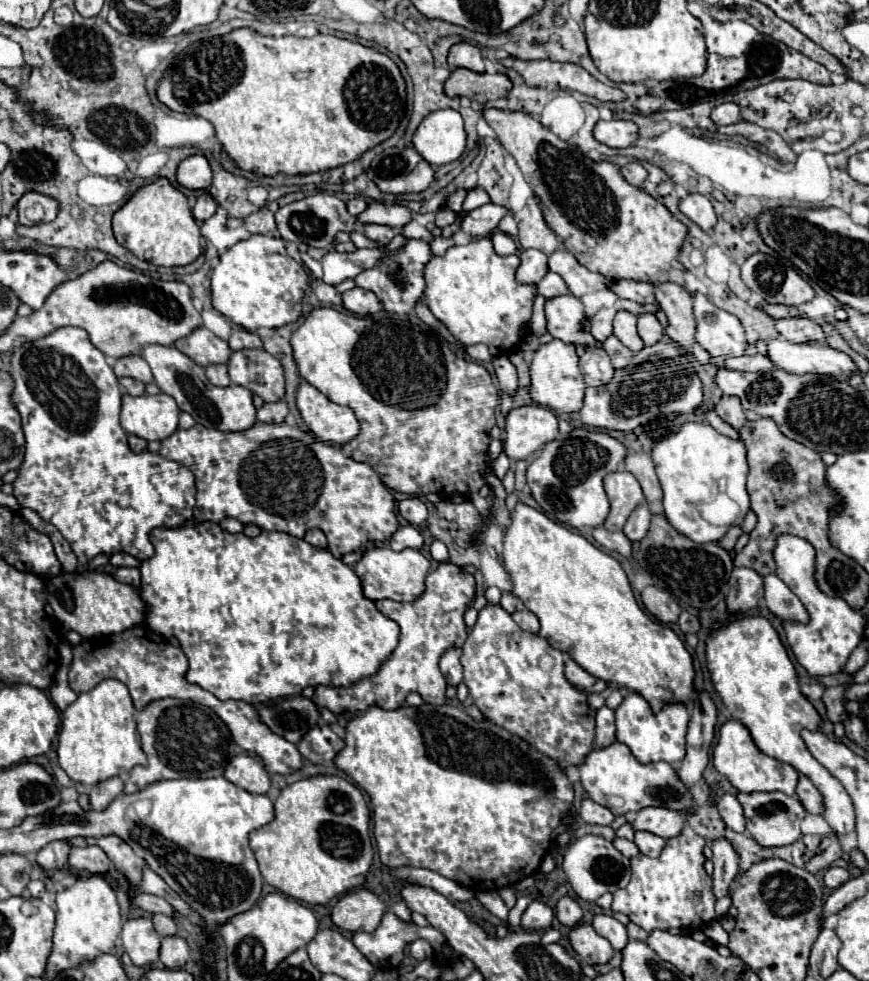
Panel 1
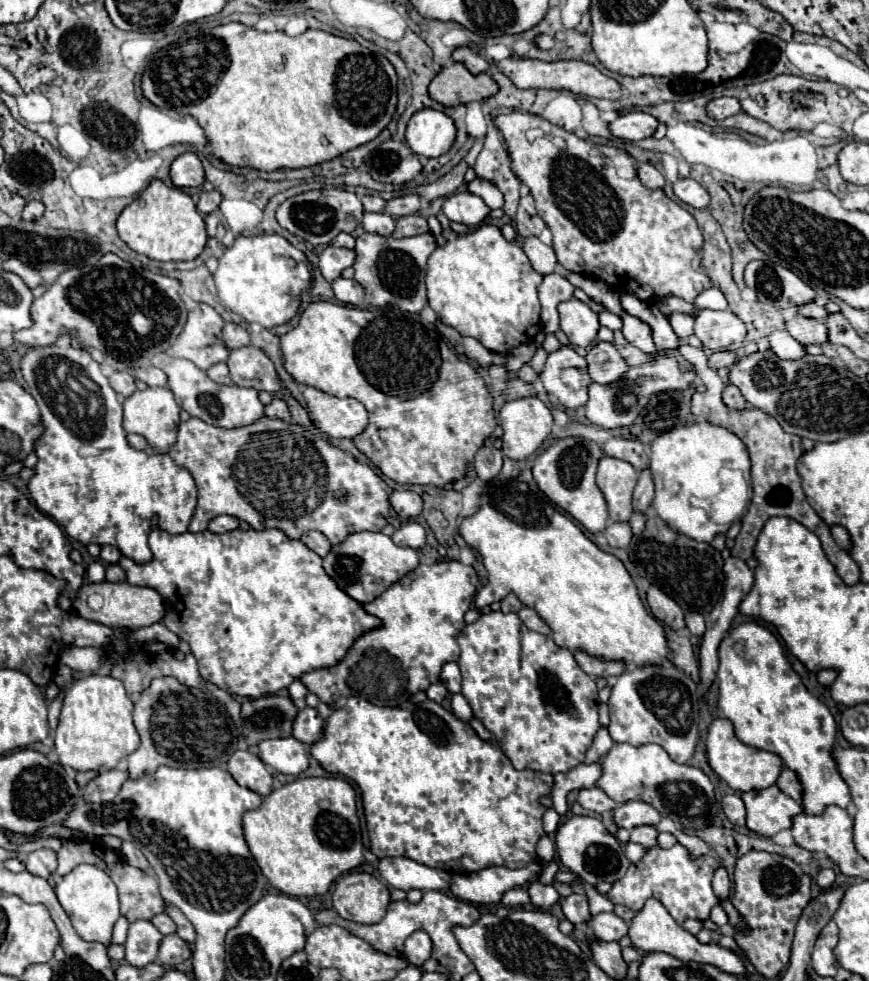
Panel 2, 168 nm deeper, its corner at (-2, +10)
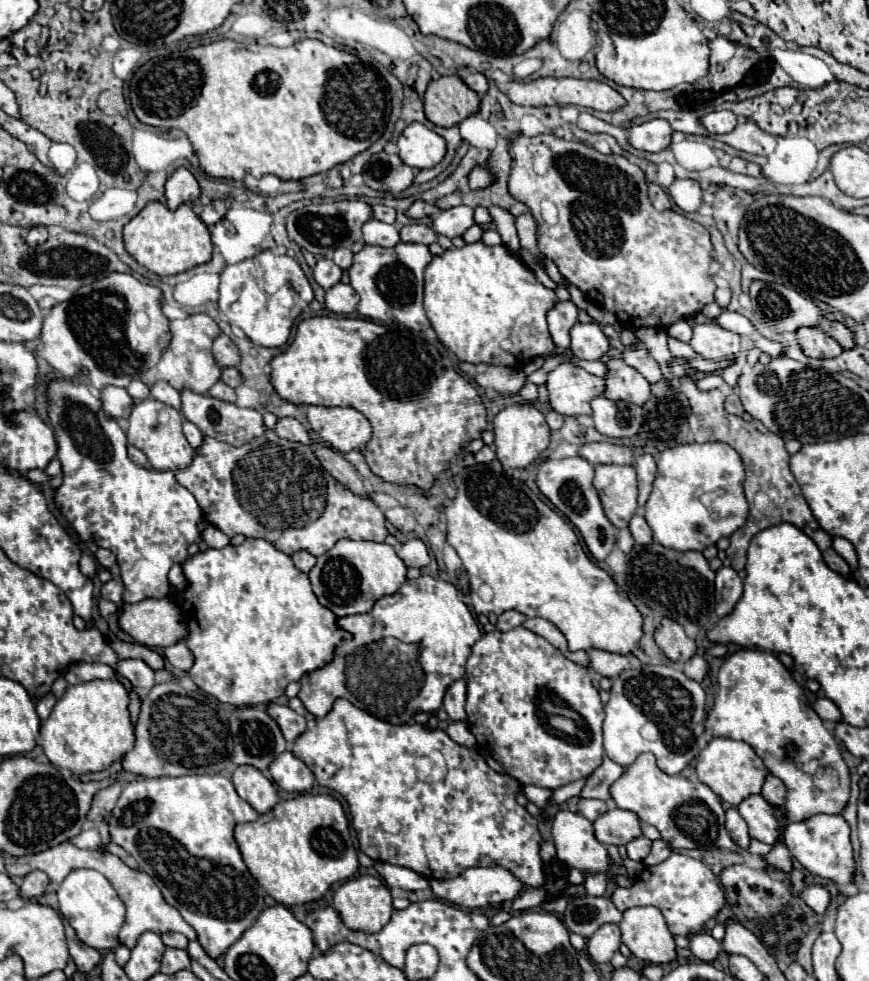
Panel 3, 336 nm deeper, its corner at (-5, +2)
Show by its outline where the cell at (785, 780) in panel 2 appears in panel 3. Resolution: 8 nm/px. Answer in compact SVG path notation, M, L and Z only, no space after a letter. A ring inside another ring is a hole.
M767 775L765 783L763 783L763 789L761 789L761 797L765 801L769 801L771 805L783 807L783 803L785 803L785 785L783 785L783 781L777 779L775 775Z

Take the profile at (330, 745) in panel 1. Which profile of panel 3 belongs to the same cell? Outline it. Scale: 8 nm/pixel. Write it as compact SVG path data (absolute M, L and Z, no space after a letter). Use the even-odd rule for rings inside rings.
M269 703L267 705L267 715L279 725L283 737L287 743L293 743L305 729L307 729L307 721L305 717L297 715L291 707L287 705L277 705L277 703Z

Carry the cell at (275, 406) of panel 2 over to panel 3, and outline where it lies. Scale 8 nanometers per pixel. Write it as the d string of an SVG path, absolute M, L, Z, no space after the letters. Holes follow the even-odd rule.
M283 417L277 421L277 427L275 427L275 433L283 439L289 439L289 441L299 441L303 445L309 445L311 439L309 439L309 433L305 431L305 427L293 419L293 417Z

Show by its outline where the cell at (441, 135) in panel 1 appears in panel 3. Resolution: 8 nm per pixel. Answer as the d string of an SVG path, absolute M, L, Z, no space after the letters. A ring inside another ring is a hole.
M411 123L397 139L397 147L401 161L415 169L437 165L447 151L445 139L421 123Z

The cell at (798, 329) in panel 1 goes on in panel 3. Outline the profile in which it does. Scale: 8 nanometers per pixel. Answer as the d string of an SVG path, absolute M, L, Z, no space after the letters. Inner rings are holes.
M801 327L797 331L797 341L803 349L803 353L811 359L823 359L823 357L837 357L843 347L829 337L825 331L817 327Z

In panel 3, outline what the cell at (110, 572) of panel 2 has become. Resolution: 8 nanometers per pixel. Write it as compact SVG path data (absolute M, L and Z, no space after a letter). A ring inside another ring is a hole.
M107 581L107 583L101 587L101 597L113 601L117 607L123 605L121 595L123 595L123 583L121 583L121 581Z

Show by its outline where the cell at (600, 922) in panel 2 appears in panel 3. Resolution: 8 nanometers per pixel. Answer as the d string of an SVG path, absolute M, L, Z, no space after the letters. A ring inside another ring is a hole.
M613 923L601 925L587 941L587 951L595 963L609 963L613 953L621 945L621 933L619 927Z

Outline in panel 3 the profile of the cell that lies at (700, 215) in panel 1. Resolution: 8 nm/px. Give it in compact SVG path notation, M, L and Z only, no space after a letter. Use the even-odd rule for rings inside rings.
M675 179L669 185L669 195L683 211L697 211L703 201L703 191L693 179Z

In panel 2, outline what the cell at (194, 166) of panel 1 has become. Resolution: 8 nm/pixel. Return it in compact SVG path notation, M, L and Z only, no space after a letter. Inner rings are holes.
M182 153L176 157L170 169L170 177L176 187L200 187L206 181L202 161L196 153Z

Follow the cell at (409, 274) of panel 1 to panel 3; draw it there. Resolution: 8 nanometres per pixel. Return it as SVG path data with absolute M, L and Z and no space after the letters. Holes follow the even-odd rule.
M397 243L391 249L365 245L355 253L353 265L349 267L351 287L359 295L357 313L373 321L393 321L411 331L425 331L429 327L429 319L423 309L423 273L431 259L433 255L427 245Z

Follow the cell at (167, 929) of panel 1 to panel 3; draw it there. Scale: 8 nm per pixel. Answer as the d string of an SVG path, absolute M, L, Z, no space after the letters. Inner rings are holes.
M163 933L161 939L167 947L177 947L177 949L187 949L187 943L189 943L189 939L181 933Z

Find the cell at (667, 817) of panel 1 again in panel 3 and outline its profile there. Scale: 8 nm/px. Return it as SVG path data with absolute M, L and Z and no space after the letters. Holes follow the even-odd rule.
M611 809L597 817L593 823L595 839L603 845L627 845L631 839L641 835L641 823L635 813L625 809Z

